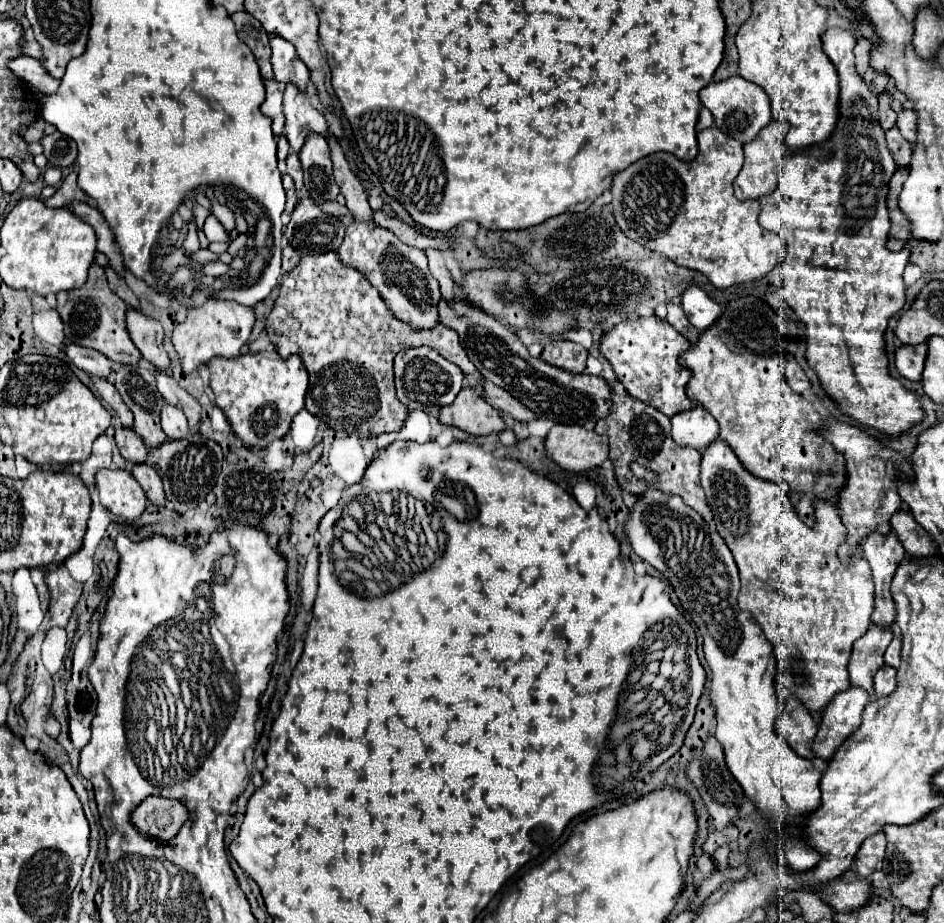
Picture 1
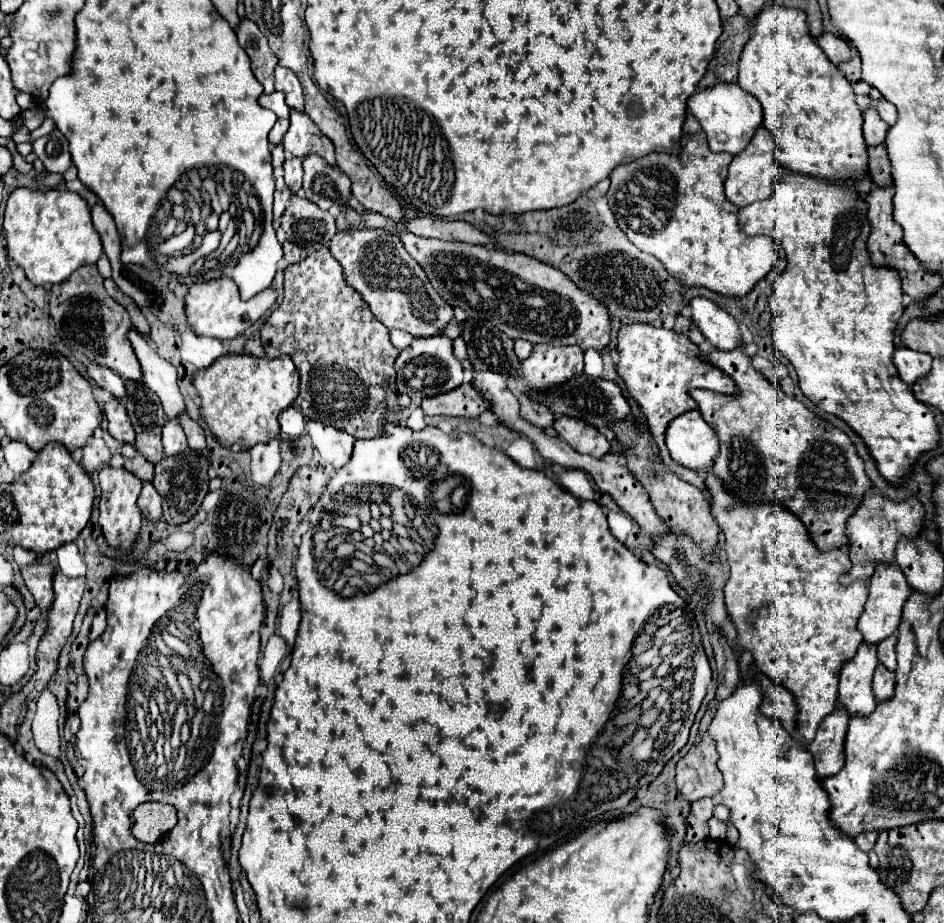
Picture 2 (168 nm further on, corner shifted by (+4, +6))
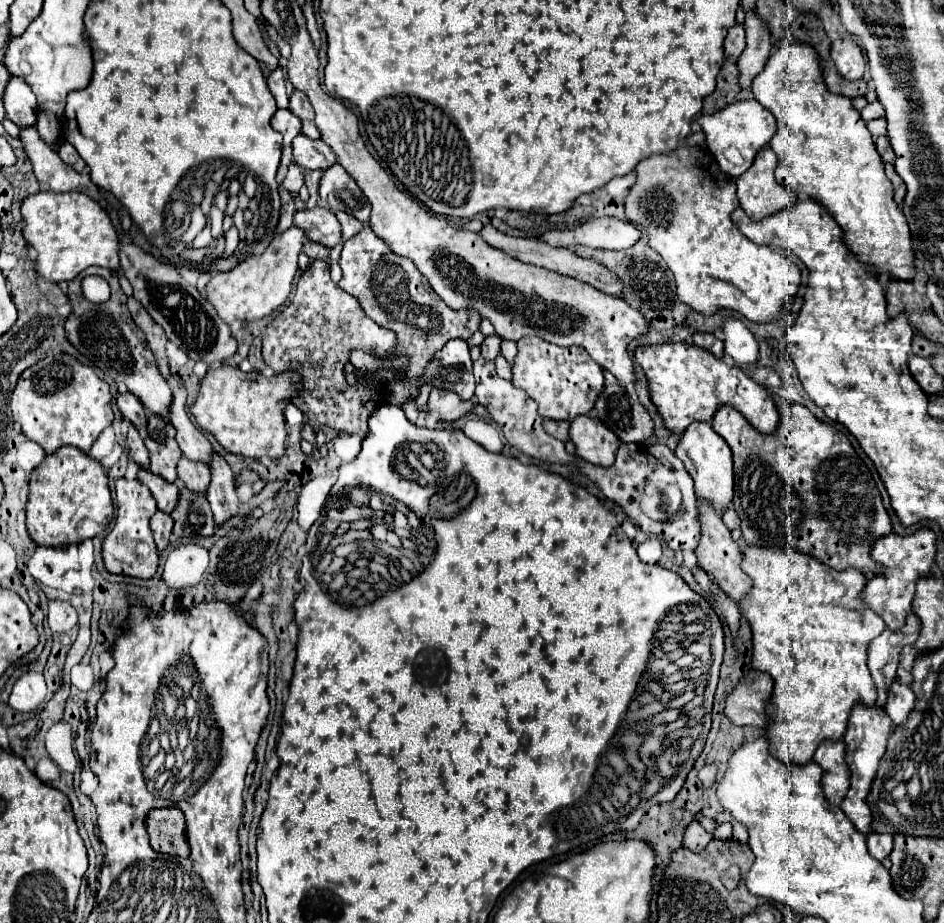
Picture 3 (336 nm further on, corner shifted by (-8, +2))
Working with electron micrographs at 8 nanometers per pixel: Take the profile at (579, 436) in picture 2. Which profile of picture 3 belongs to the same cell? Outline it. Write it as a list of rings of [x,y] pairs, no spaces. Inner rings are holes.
[[[591,415],[575,417],[571,421],[569,437],[573,439],[581,459],[599,467],[609,467],[615,461],[619,439],[599,419],[593,419]]]

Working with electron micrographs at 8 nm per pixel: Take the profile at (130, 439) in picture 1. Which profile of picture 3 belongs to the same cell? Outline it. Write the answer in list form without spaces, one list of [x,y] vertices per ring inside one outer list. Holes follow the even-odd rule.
[[[141,467],[137,473],[137,479],[149,487],[149,491],[153,493],[157,507],[165,513],[171,513],[177,505],[177,497],[179,497],[179,487],[175,483],[169,483],[165,479],[161,479],[159,475],[153,475],[149,469]]]

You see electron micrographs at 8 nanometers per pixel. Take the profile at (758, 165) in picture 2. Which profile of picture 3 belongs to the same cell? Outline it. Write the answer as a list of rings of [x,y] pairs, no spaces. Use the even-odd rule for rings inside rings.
[[[765,145],[757,153],[753,165],[741,177],[737,177],[737,199],[753,221],[783,211],[797,199],[793,191],[777,183],[775,167],[777,155],[769,145]]]

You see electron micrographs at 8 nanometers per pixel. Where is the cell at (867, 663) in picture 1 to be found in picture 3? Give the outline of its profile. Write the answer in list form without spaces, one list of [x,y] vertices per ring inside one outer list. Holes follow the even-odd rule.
[[[859,701],[859,703],[853,705],[853,709],[849,713],[845,743],[847,743],[847,763],[851,767],[851,787],[849,787],[849,793],[847,793],[845,801],[841,803],[841,809],[845,811],[845,815],[853,821],[853,825],[861,833],[871,831],[871,815],[869,815],[869,807],[865,803],[865,795],[869,793],[869,783],[877,775],[879,761],[887,751],[887,739],[891,735],[891,725],[893,723],[891,723],[889,715],[877,703],[867,705],[867,703]]]

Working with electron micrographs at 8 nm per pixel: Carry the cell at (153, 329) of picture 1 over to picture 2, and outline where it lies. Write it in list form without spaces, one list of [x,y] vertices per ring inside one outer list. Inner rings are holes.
[[[131,331],[129,341],[141,363],[145,385],[153,393],[157,393],[157,397],[161,399],[161,407],[163,407],[167,419],[179,421],[179,417],[185,411],[185,403],[183,403],[183,395],[179,393],[179,387],[177,387],[175,367],[169,361],[165,361],[163,357],[159,357],[155,345],[149,339],[145,339],[141,333]]]

